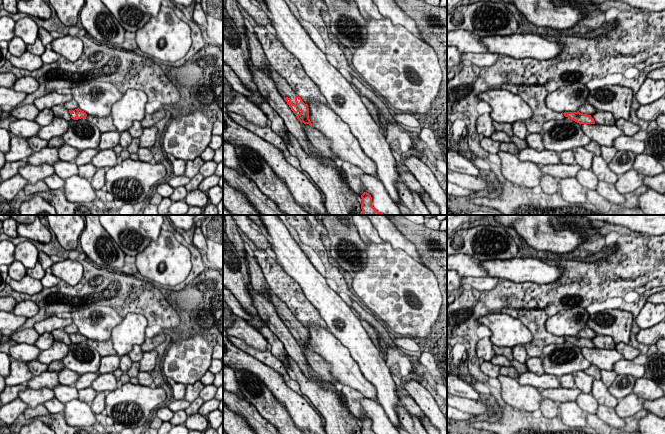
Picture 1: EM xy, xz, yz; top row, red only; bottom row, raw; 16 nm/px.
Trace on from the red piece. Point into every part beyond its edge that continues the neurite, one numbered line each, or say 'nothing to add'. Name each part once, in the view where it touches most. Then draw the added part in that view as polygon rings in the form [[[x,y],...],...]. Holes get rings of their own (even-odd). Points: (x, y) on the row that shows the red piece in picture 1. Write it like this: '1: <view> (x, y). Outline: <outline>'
1: xz (283, 87). Outline: [[[269,64],[268,70],[270,72],[271,79],[275,82],[276,88],[283,98],[290,98],[293,104],[296,104],[296,93],[292,90],[286,79],[284,79],[273,67]]]

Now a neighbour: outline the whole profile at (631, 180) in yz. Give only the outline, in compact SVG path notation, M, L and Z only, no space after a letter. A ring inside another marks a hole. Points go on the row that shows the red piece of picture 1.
M632 169L619 175L617 182L614 184L620 194L630 193L643 185L643 175Z

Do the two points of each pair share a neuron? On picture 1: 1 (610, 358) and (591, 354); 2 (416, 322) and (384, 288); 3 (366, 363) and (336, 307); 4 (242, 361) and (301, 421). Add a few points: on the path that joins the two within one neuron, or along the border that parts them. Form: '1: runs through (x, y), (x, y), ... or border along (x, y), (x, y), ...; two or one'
1: runs through (605, 358), (596, 356); one
2: runs through (410, 314), (392, 296); one
3: runs through (362, 349), (348, 330), (345, 321); one
4: runs through (259, 369), (294, 404); one

